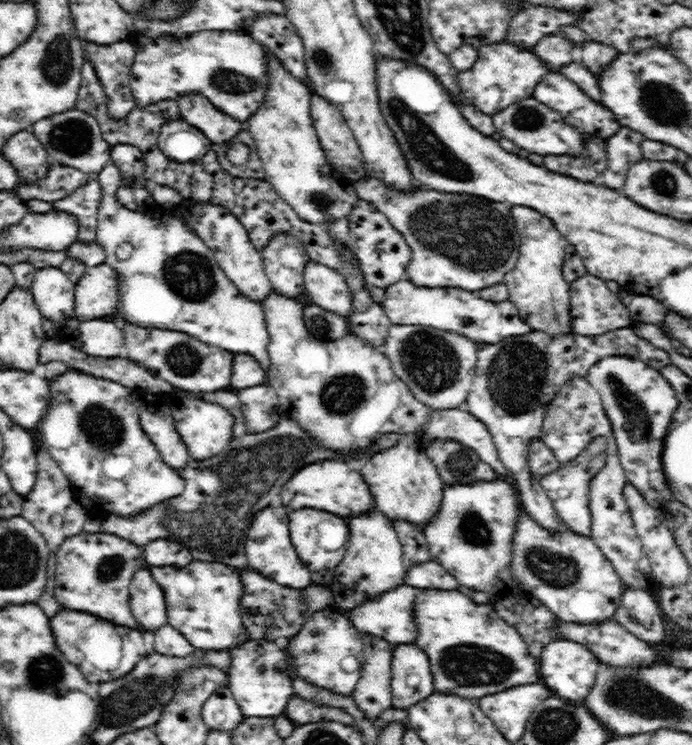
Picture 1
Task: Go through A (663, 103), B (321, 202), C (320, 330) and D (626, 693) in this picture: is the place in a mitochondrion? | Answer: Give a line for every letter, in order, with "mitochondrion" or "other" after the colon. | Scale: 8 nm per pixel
A: mitochondrion
B: mitochondrion
C: mitochondrion
D: mitochondrion

